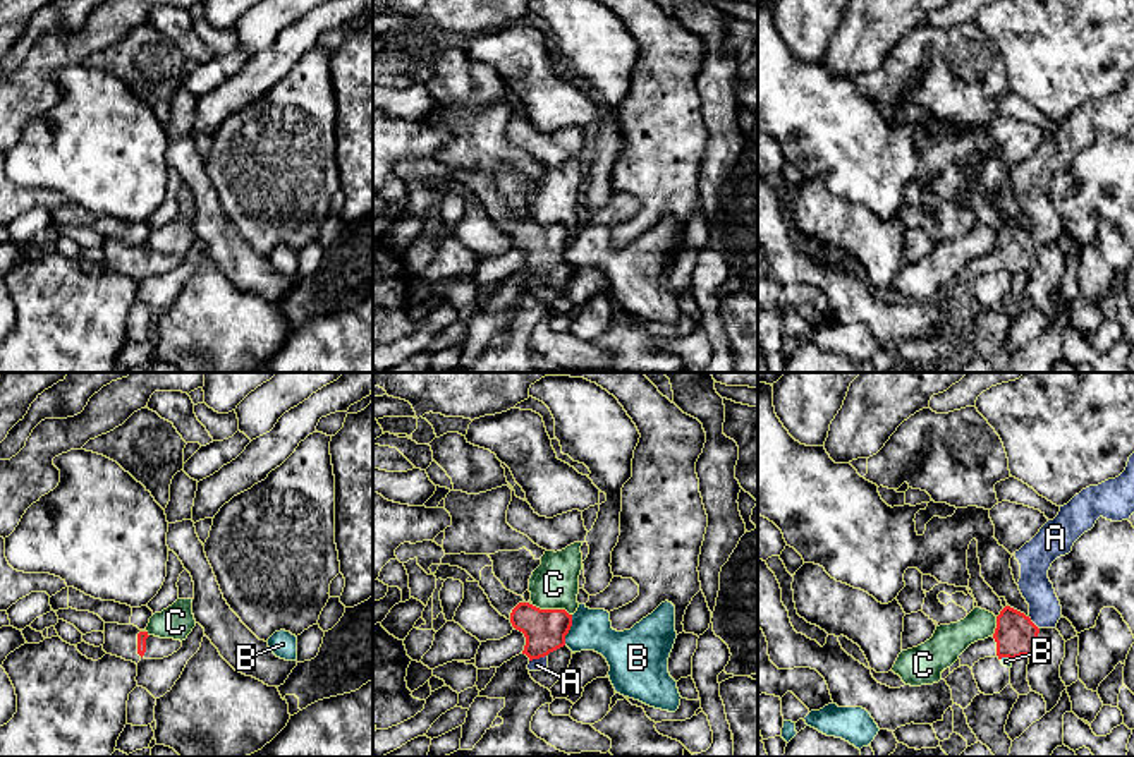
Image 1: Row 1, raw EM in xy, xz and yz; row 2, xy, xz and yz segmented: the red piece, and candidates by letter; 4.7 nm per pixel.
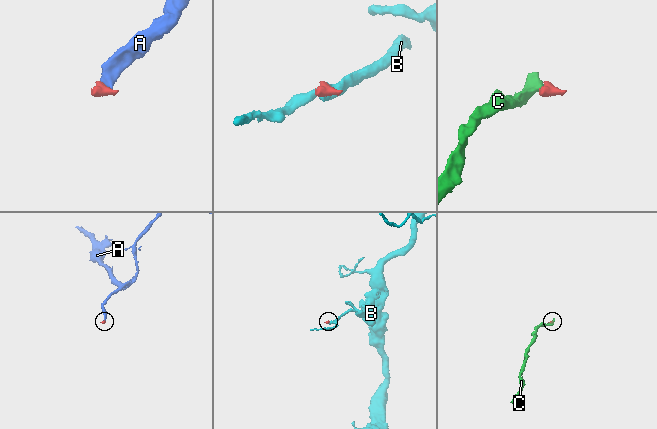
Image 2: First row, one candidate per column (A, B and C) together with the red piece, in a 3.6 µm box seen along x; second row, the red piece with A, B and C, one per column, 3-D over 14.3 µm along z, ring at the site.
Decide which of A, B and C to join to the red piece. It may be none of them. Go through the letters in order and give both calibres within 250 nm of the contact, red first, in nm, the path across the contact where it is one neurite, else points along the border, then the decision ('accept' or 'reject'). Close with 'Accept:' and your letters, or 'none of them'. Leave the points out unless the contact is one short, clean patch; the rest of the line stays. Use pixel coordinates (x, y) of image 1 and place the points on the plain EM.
A: calibres 200 and 60 nm; way xz (545, 246), (538, 260), (538, 273), (536, 280); accept
B: calibres 200 and 190 nm; border xz (573, 230), (573, 241), (564, 260); reject
C: calibres 200 and 220 nm; border xz (531, 220), (566, 225), (571, 230); reject
Accept: A

